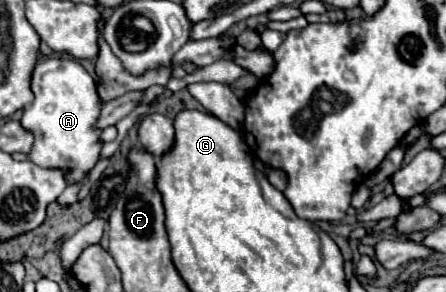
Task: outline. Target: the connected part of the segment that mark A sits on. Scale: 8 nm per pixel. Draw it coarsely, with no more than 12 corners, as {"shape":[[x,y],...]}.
{"shape":[[39,52],[23,128],[29,158],[97,164],[101,130],[93,76],[75,58]]}

